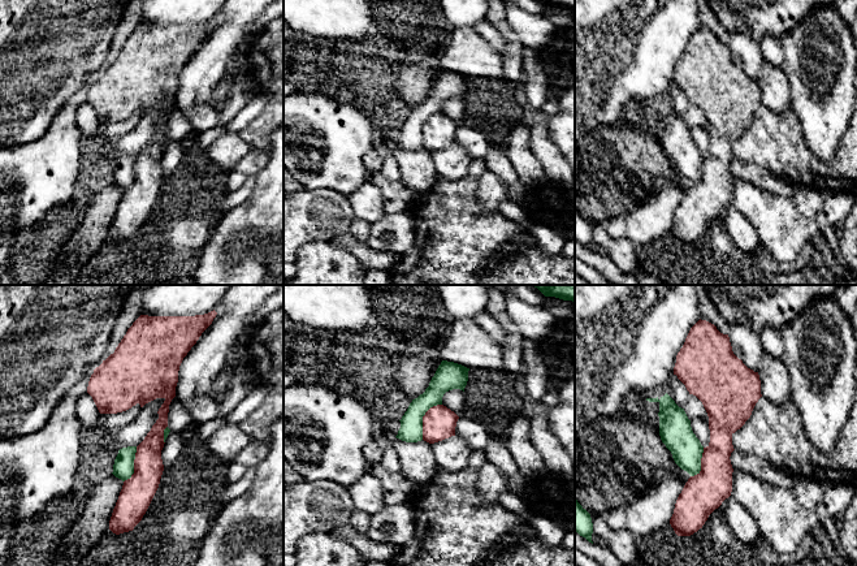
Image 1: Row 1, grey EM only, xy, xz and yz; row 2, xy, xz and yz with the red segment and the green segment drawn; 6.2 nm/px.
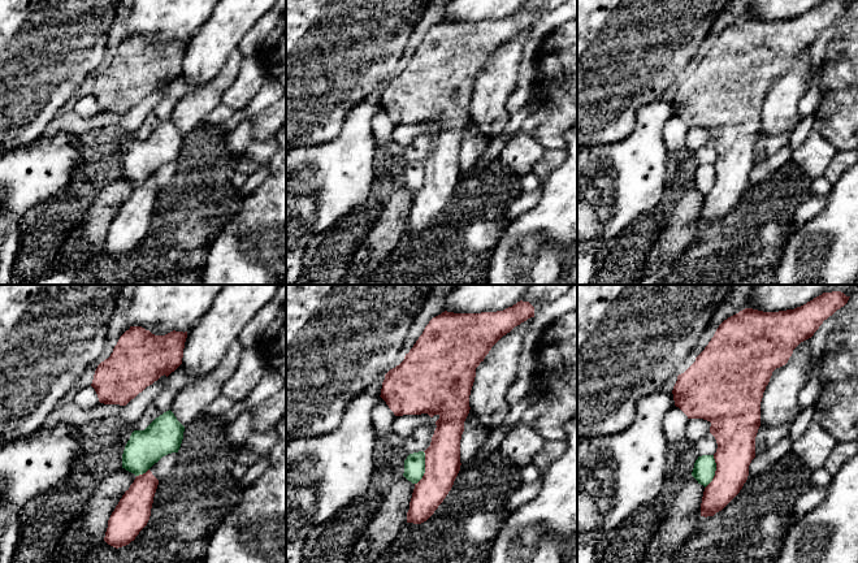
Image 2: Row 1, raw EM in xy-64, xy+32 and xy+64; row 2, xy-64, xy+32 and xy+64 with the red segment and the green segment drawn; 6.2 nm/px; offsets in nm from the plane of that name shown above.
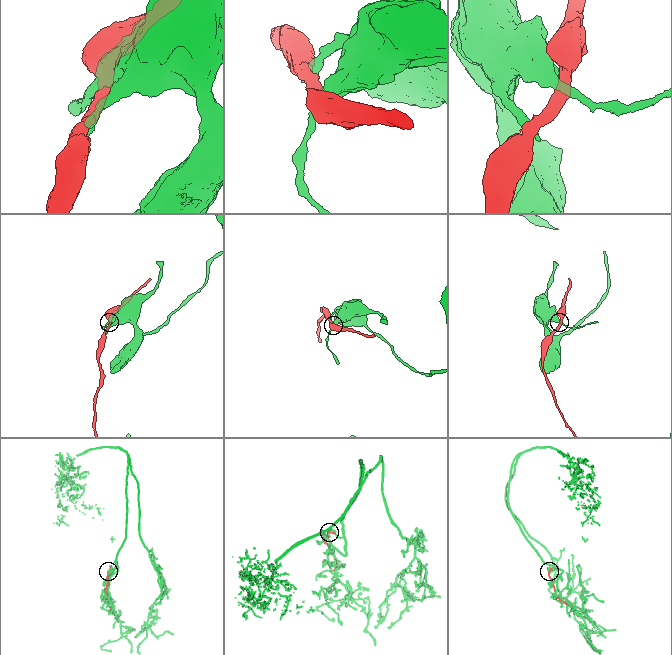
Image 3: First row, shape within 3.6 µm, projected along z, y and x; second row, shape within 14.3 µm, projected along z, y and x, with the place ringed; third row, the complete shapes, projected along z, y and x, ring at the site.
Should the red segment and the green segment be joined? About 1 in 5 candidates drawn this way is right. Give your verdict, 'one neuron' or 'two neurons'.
two neurons

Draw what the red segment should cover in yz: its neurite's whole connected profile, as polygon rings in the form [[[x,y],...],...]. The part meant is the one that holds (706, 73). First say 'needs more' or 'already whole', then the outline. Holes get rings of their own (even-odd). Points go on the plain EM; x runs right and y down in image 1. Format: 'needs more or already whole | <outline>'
already whole | [[[701,27],[676,64],[674,83],[702,111],[709,125],[710,151],[704,156],[701,180],[685,191],[670,228],[678,245],[691,245],[731,204],[732,143],[762,105],[761,88],[733,62],[728,43]]]

